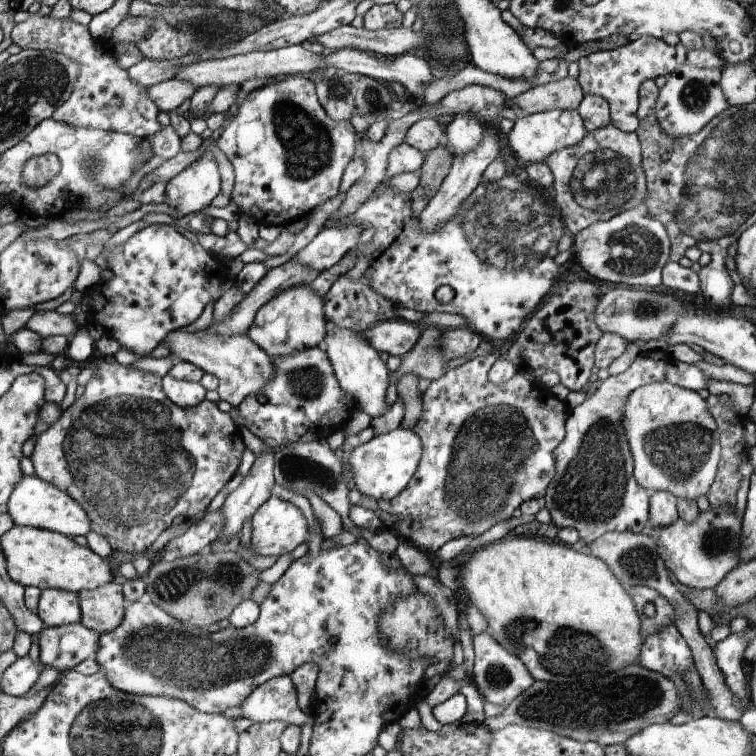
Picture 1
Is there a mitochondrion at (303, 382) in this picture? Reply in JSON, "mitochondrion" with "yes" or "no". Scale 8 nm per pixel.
{"mitochondrion":"yes"}

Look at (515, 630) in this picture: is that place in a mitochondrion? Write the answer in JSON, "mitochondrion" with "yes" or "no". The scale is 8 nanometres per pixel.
{"mitochondrion":"yes"}

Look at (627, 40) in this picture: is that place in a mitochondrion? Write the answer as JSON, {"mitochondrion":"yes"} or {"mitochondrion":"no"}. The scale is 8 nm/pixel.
{"mitochondrion":"no"}

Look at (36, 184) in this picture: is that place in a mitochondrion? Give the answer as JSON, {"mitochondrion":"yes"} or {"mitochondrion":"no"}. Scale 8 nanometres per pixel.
{"mitochondrion":"no"}

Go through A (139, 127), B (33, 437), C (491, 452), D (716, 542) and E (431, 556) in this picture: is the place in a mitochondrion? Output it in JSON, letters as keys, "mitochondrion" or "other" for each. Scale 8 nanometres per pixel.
{"A":"other","B":"other","C":"mitochondrion","D":"mitochondrion","E":"other"}

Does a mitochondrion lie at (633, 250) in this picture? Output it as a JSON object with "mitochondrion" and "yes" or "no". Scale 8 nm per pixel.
{"mitochondrion":"yes"}

